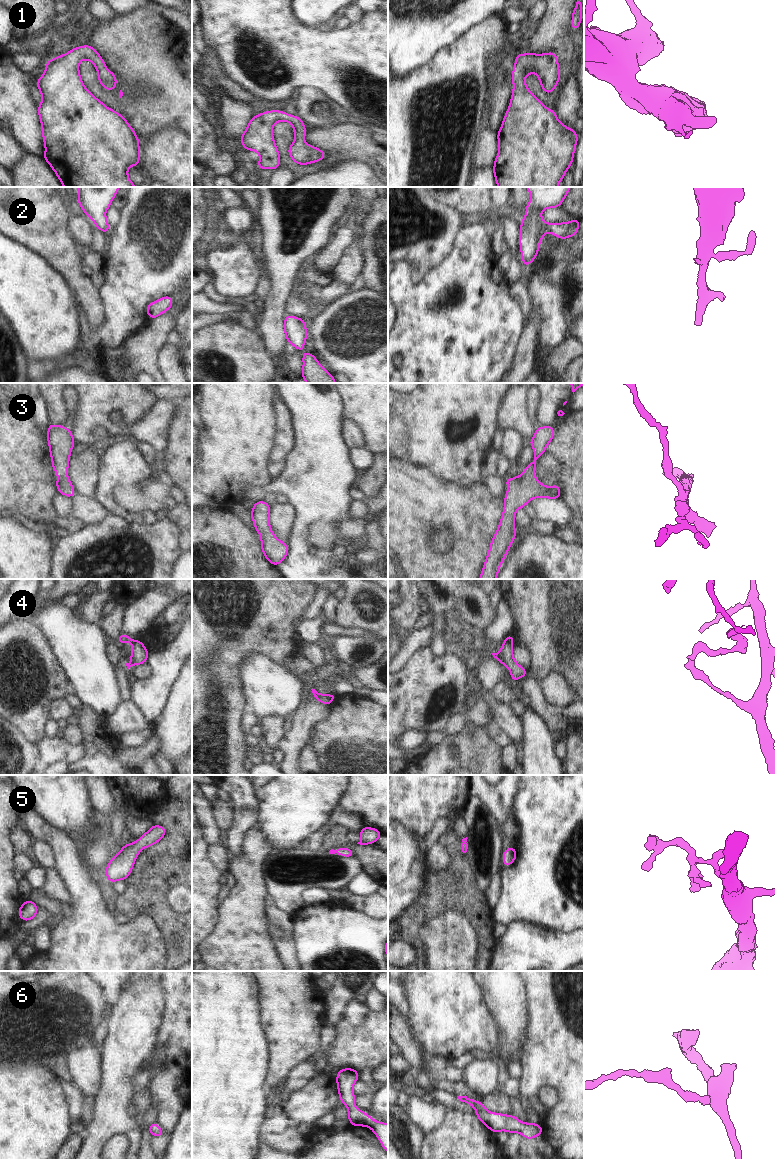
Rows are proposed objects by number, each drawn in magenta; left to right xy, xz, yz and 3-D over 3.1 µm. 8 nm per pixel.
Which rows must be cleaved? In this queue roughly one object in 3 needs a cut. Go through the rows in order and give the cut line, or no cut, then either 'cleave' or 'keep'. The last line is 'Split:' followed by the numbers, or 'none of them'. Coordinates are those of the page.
1: no cut | keep
2: no cut | keep
3: no cut | keep
4: xy (134, 640), (133, 642) | cleave
5: no cut | keep
6: no cut | keep
Split: 4

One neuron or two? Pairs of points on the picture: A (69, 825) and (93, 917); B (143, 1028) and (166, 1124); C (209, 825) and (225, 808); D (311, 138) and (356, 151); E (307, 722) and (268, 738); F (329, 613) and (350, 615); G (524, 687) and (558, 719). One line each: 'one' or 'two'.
A: two
B: two
C: two
D: one
E: two
F: two
G: one

